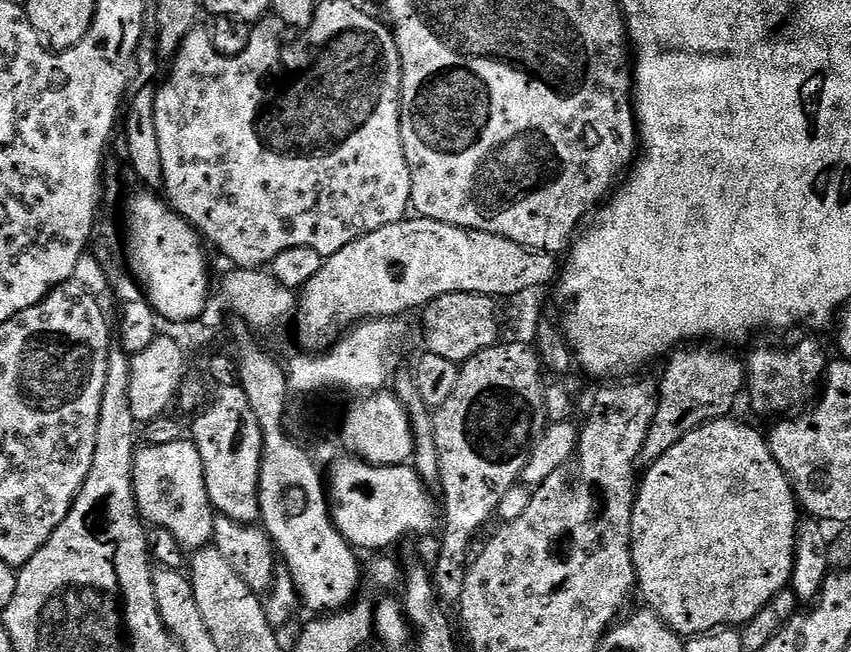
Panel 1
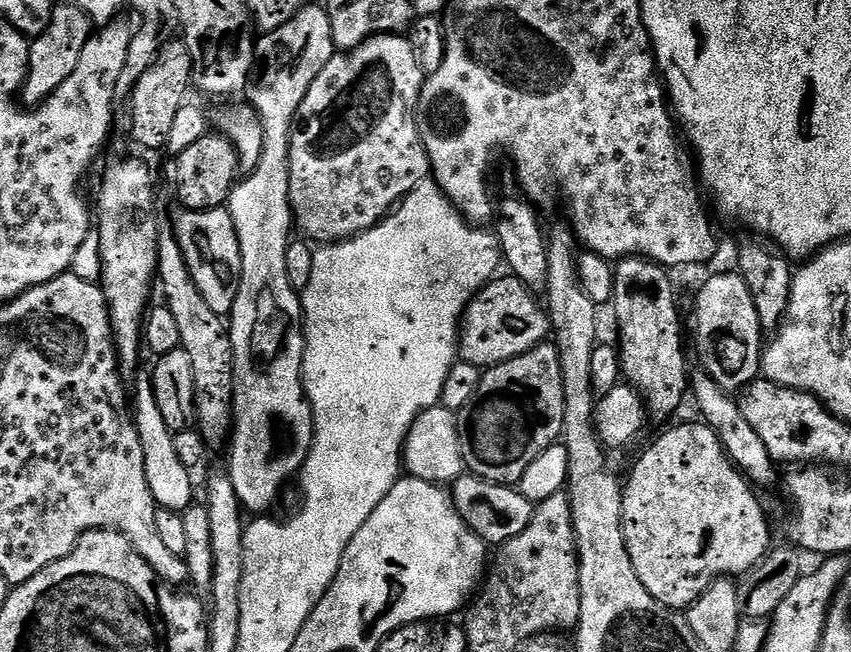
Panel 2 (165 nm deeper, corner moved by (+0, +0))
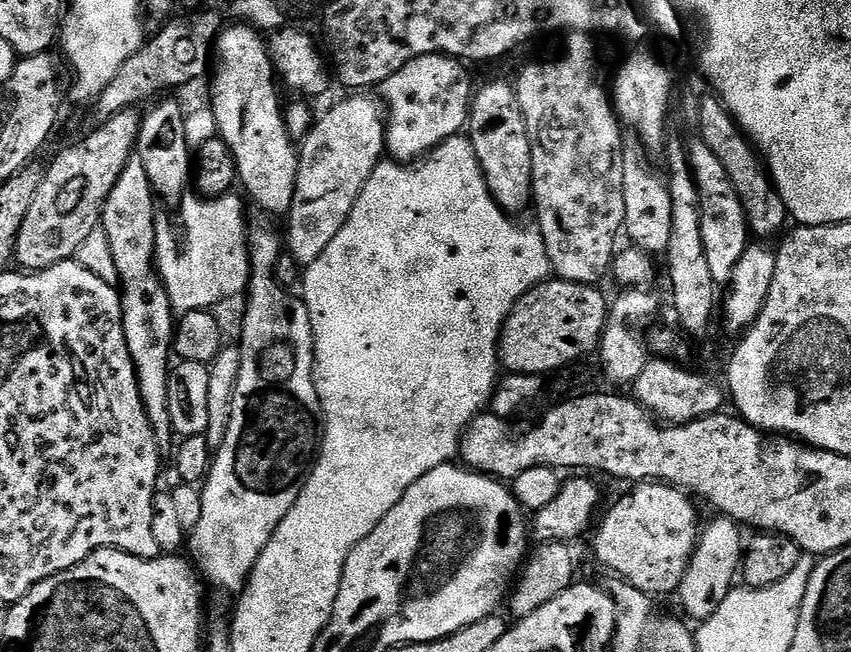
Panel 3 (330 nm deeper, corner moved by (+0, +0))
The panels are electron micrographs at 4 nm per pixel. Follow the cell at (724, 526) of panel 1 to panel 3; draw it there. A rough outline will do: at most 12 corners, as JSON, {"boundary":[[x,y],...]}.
{"boundary":[[640,482],[592,548],[619,579],[675,593],[702,531],[693,497]]}

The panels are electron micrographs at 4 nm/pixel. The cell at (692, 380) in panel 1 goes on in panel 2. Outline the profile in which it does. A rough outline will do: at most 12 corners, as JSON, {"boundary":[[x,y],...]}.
{"boundary":[[739,271],[696,296],[699,367],[727,392],[761,375],[766,333]]}

